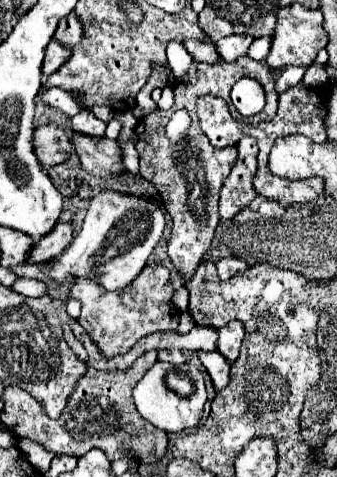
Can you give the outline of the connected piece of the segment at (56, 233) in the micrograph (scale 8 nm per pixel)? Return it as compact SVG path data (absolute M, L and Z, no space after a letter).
M58 222L54 226L54 230L50 230L46 236L42 236L40 240L34 242L34 246L28 252L26 264L46 264L52 258L60 256L66 246L72 240L72 226L66 222Z

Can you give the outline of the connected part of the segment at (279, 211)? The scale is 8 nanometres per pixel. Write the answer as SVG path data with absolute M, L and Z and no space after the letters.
M264 200L264 202L260 204L258 212L260 212L262 216L270 216L270 218L278 218L278 216L282 216L282 214L284 214L284 208L282 208L282 206L278 204L278 202L274 202L274 200Z

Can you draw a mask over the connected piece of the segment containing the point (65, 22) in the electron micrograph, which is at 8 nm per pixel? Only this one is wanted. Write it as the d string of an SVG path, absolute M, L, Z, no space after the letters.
M70 12L66 18L62 18L62 22L58 24L58 30L56 30L54 38L60 44L68 46L68 48L72 48L74 44L80 42L80 38L82 38L82 24L78 22L78 18L76 18L74 12Z

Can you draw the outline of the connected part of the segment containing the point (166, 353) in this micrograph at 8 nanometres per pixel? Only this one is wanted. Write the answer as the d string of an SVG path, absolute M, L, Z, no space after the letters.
M158 350L158 360L170 362L170 364L182 364L184 354L180 350Z

